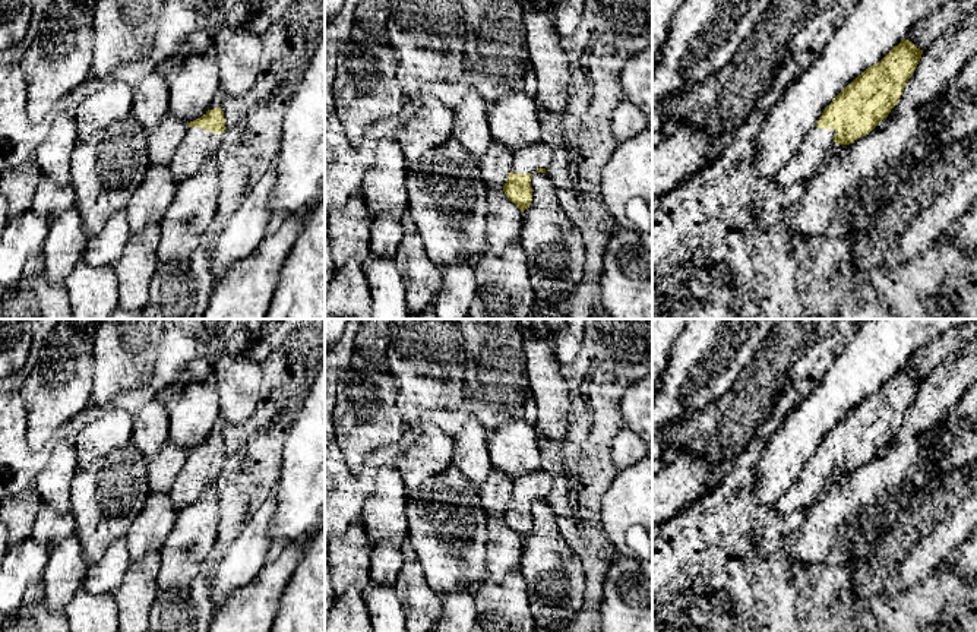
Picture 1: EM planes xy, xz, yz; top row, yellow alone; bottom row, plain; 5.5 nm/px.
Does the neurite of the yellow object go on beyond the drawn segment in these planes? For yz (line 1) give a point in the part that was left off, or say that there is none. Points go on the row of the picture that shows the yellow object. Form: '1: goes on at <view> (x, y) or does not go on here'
1: goes on at yz (816, 147)

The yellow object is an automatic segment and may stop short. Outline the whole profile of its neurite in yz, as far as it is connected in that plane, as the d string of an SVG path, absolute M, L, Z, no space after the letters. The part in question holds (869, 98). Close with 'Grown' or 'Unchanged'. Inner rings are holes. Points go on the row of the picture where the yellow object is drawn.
M904 38L879 63L847 85L775 176L778 187L810 183L837 145L853 143L886 118L898 104L921 54L923 50Z. Grown

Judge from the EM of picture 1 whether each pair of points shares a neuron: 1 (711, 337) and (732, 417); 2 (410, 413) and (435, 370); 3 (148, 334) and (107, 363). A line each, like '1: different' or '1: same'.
1: different
2: same
3: same

